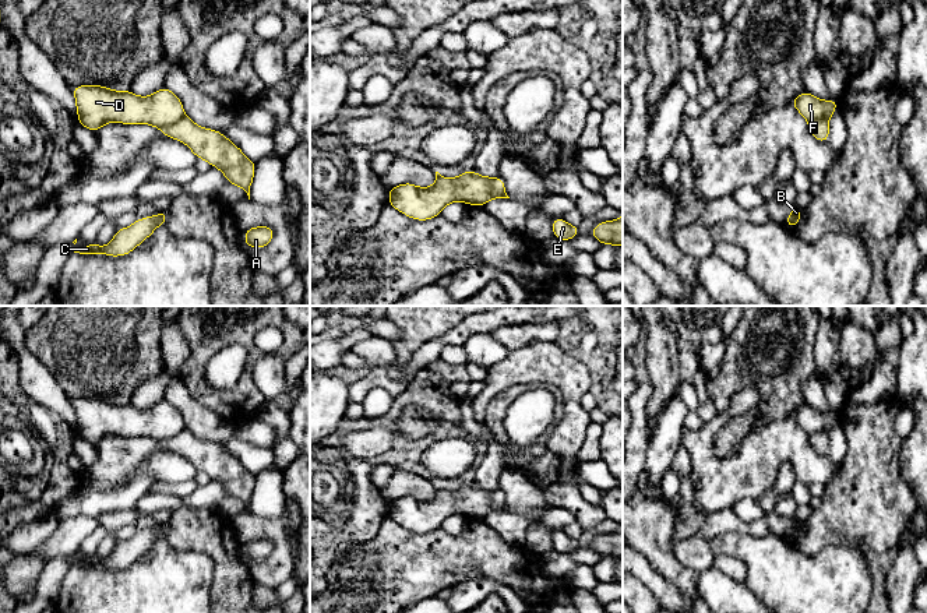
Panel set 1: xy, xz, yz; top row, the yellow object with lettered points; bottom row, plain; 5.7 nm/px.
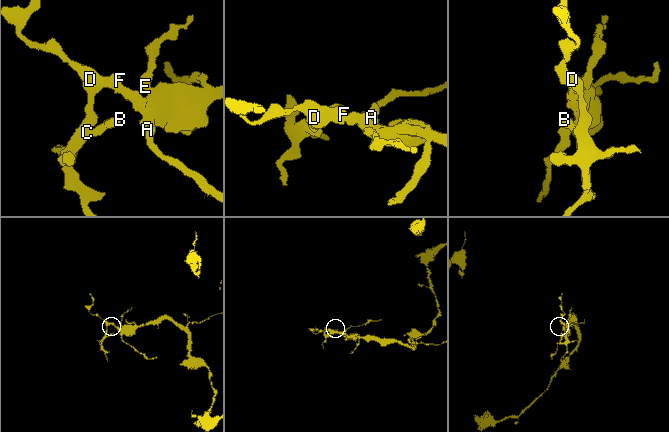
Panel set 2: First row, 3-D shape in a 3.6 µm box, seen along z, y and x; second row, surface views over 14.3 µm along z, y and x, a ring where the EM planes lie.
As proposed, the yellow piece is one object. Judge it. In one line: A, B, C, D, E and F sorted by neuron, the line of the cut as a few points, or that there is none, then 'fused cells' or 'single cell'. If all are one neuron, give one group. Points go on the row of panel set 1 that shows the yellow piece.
A E / B C D F; cut in xy along (184, 116), (161, 129); fused cells

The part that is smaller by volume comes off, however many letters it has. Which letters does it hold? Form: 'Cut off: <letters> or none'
Cut off: B, C, D, F

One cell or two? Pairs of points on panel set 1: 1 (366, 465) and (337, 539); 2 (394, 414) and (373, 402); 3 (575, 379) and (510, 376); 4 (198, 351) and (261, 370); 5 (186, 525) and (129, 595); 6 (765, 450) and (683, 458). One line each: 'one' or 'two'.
1: one
2: two
3: one
4: two
5: two
6: two

